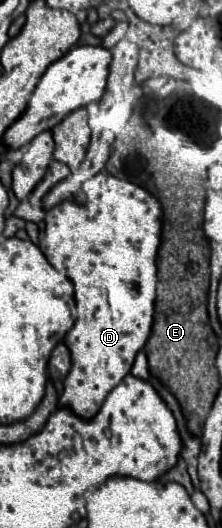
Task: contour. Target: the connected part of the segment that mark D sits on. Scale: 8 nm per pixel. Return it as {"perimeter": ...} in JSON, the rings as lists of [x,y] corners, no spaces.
{"perimeter":[[[100,172],[82,184],[76,200],[62,202],[48,210],[44,224],[46,230],[40,250],[58,272],[70,276],[78,310],[78,318],[64,338],[74,364],[64,378],[64,392],[58,406],[70,408],[82,420],[92,420],[106,396],[126,378],[126,374],[130,374],[136,354],[144,348],[150,336],[158,283],[156,250],[161,242],[162,208],[144,188],[108,172]]]}

